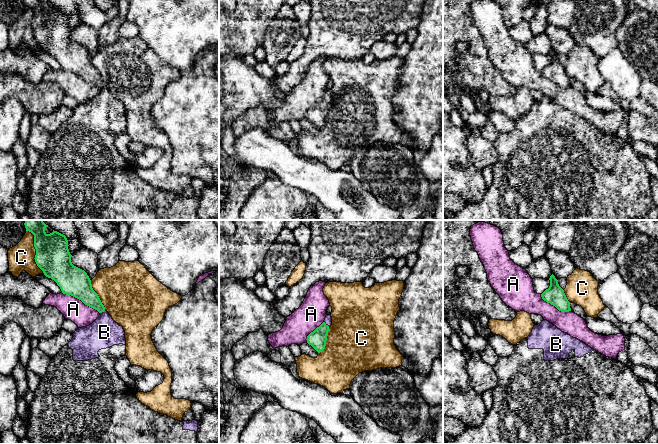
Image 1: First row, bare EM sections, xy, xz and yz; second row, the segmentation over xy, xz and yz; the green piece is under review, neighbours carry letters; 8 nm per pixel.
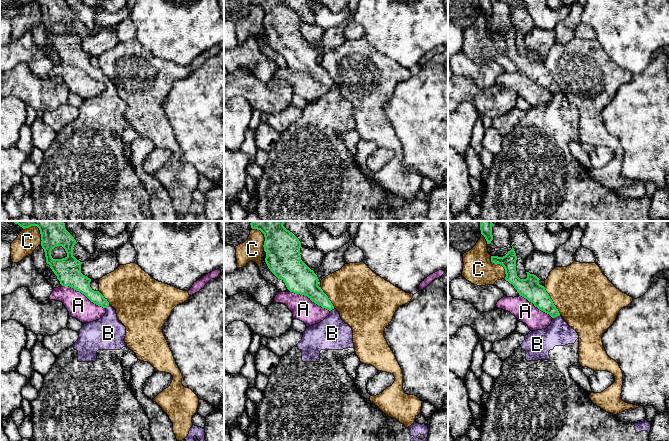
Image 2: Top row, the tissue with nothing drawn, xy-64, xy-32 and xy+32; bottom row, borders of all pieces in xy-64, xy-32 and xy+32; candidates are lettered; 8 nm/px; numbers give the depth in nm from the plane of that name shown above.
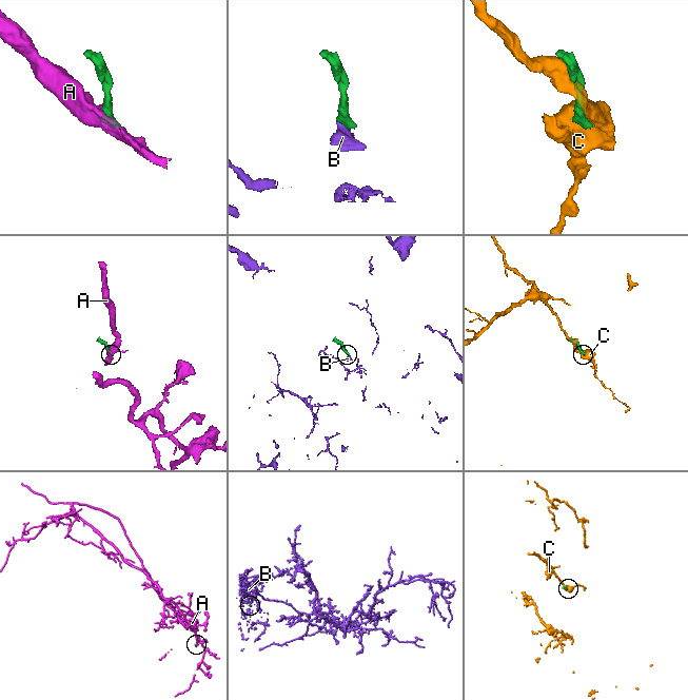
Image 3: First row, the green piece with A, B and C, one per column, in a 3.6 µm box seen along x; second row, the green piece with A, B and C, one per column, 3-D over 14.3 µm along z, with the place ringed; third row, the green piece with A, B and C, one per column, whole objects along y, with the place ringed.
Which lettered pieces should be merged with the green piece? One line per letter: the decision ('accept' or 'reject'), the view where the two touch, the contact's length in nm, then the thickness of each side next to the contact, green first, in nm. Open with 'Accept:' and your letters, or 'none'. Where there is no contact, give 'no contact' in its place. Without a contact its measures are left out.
Accept: B
A: reject | xy | 340 nm | 220/180 nm
B: accept | xz | 60 nm | 150/60 nm
C: reject | xy | 380 nm | 280/200 nm

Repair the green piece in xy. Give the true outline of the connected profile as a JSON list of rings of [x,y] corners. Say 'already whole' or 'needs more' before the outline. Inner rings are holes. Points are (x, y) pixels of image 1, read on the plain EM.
needs more; [[[46,0],[24,1],[26,7],[34,11],[34,35],[44,51],[54,56],[63,70],[81,76],[100,89],[91,101],[78,104],[72,116],[51,134],[47,148],[41,153],[35,167],[35,174],[29,180],[29,192],[25,198],[26,214],[32,220],[200,220],[197,217],[197,196],[178,197],[151,186],[137,175],[136,170],[117,150],[116,137],[126,131],[125,107],[105,86],[87,49],[72,40],[66,12],[54,6],[47,10]]]

